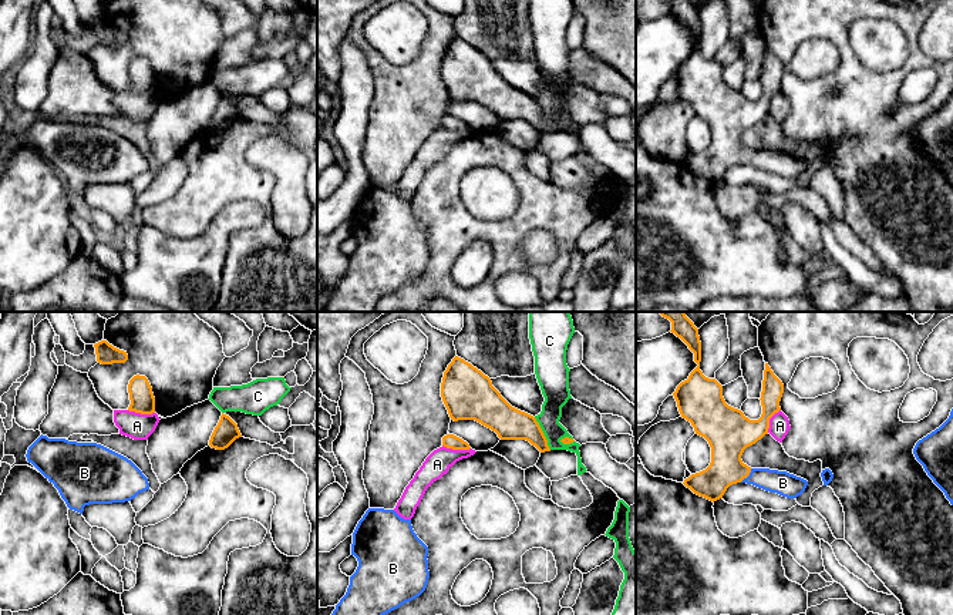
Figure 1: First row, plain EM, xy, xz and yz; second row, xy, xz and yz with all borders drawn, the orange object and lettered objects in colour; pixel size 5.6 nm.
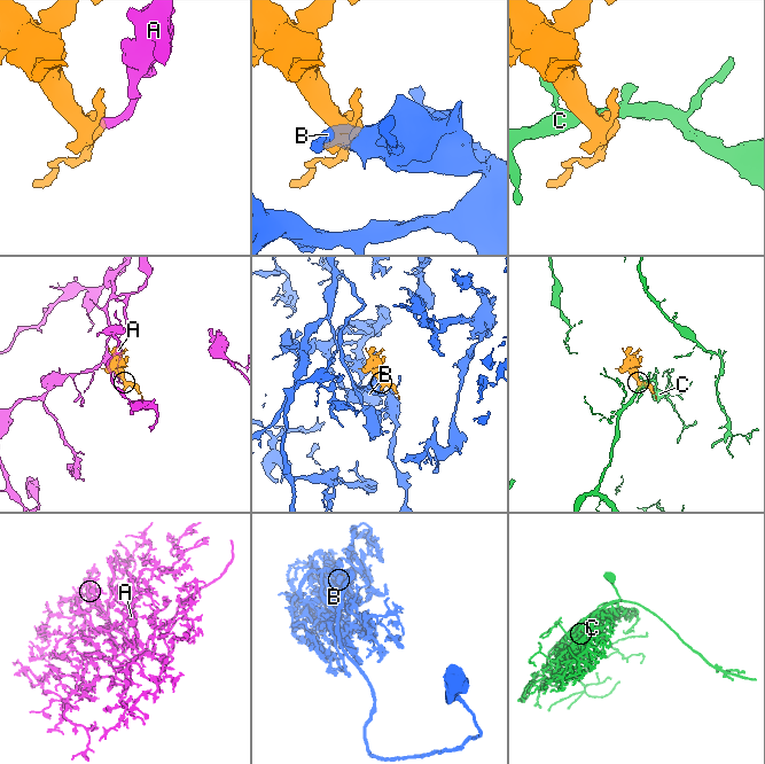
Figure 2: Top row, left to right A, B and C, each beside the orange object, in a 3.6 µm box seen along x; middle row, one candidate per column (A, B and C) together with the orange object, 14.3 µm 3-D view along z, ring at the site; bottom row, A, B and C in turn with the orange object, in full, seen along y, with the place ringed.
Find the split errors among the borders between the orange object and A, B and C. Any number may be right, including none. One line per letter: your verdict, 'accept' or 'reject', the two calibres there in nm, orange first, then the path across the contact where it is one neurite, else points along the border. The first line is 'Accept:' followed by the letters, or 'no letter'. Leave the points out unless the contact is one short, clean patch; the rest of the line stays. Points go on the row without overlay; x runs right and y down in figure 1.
Accept: B
A: reject; calibres 80 and 140 nm; border xz (443, 125), (451, 130), (470, 130)
B: accept; calibres 240 and 140 nm; way yz (728, 117), (728, 138), (747, 157), (783, 164)
C: reject; calibres 190 and 150 nm; border xz (534, 98), (551, 130)

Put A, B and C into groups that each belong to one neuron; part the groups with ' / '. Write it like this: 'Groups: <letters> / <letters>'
Groups: A / B / C

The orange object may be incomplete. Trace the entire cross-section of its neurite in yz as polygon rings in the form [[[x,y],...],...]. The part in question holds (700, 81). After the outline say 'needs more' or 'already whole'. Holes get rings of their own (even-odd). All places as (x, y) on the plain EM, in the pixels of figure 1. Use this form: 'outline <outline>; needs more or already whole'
outline [[[669,0],[671,14],[680,19],[694,34],[698,46],[673,74],[683,100],[691,104],[696,115],[704,118],[711,128],[710,147],[684,161],[694,175],[710,182],[723,179],[727,169],[737,164],[752,165],[787,179],[801,177],[808,162],[787,152],[751,149],[742,144],[744,131],[768,115],[770,100],[781,91],[782,63],[765,44],[758,101],[750,101],[738,90],[728,87],[723,78],[723,67],[700,51],[701,23],[698,10],[690,0]]]; needs more

